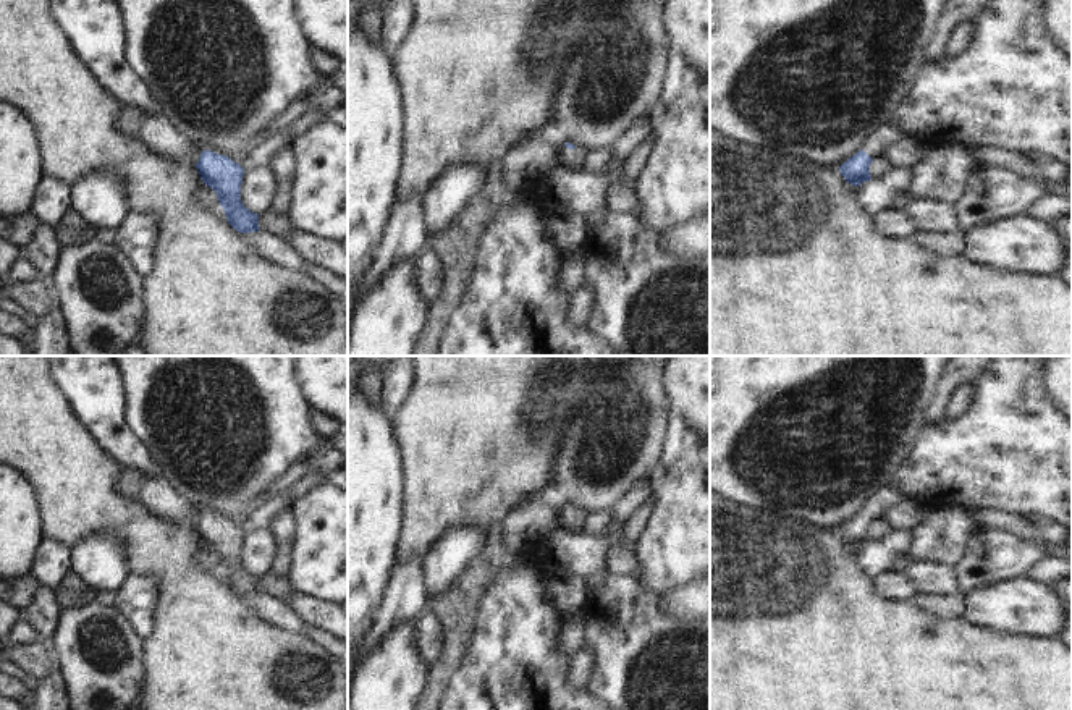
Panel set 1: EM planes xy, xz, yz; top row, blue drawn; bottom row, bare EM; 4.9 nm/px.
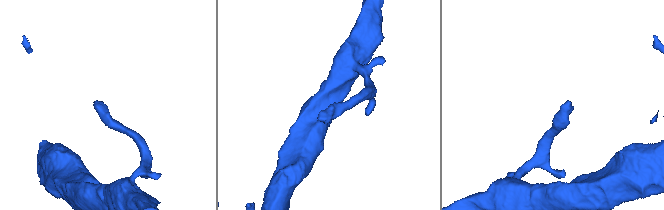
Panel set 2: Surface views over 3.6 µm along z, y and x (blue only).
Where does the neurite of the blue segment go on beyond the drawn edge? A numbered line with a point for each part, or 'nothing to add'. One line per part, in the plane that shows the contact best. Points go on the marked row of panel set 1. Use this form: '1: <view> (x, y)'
1: xz (569, 159)

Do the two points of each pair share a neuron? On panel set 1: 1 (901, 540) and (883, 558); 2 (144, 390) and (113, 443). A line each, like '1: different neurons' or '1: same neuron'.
1: same neuron
2: different neurons

